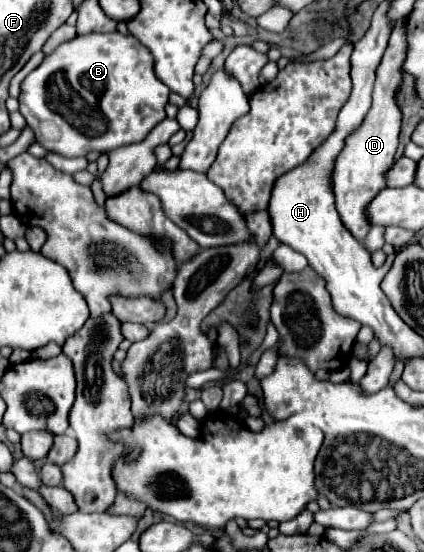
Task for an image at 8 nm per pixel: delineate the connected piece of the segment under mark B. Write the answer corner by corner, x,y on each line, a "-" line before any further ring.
89,33
59,45
43,63
31,71
21,83
21,115
33,129
35,139
47,149
63,157
83,157
89,151
109,151
129,143
141,141
159,121
163,121
165,105
169,101
169,87
161,83
153,71
153,55
133,35

